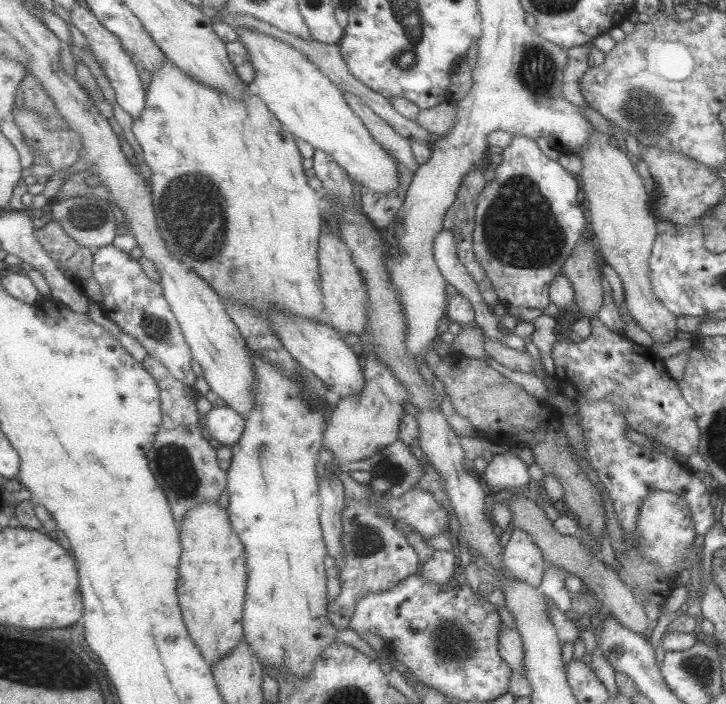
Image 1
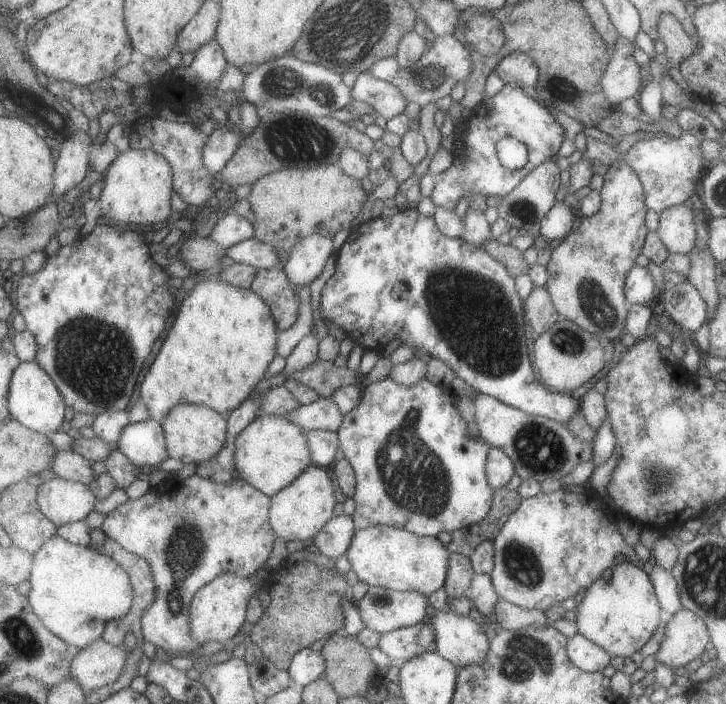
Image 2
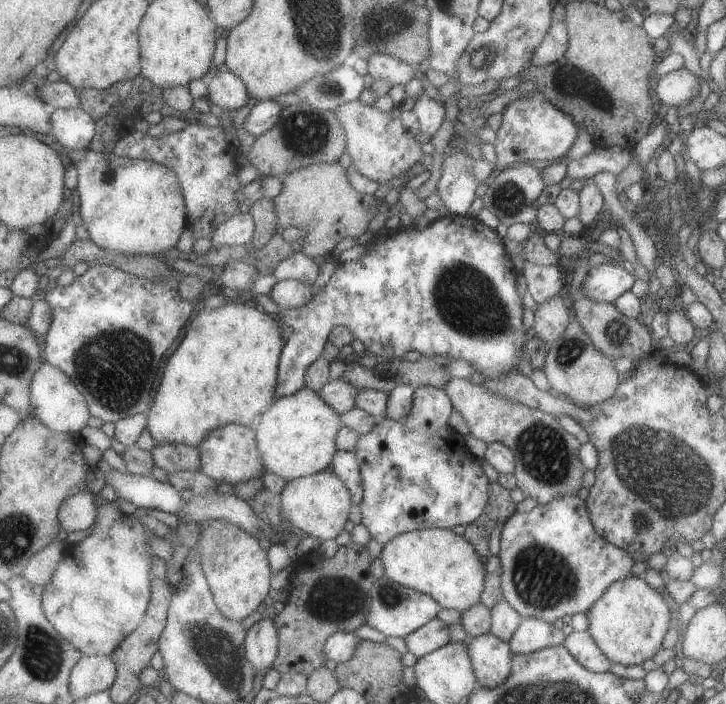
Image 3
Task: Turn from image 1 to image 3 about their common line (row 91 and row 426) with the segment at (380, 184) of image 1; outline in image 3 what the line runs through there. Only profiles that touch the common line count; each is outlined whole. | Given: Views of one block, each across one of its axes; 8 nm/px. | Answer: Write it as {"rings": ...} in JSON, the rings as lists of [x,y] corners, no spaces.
{"rings":[[[304,387],[290,396],[278,398],[273,408],[261,416],[255,425],[259,442],[259,452],[263,456],[263,464],[267,466],[267,472],[279,474],[283,480],[297,480],[311,476],[321,471],[330,470],[334,463],[334,456],[338,454],[339,431],[344,427],[342,415],[319,396],[319,391]]]}

